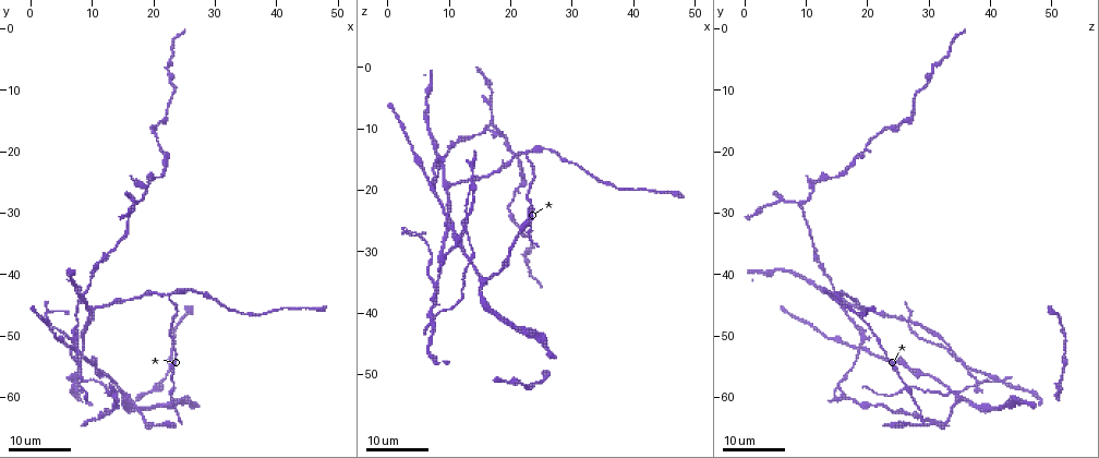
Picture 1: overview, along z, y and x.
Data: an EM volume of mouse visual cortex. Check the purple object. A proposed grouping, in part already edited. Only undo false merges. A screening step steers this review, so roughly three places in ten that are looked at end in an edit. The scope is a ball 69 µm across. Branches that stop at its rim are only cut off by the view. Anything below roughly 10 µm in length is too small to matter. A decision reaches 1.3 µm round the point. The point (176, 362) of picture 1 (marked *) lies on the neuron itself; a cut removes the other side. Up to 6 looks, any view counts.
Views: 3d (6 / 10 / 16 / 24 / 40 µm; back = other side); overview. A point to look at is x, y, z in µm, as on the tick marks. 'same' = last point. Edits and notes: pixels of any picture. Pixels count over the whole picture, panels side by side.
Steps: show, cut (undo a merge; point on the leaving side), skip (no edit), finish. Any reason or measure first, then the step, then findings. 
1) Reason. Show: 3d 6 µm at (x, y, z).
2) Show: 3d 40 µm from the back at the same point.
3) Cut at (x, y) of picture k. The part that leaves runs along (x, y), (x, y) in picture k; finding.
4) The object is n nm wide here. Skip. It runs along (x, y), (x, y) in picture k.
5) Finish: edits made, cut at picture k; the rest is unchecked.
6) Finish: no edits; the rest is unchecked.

Four arms meet. Show: 3d 24 µm at (7.5, 57.5, 40.5).

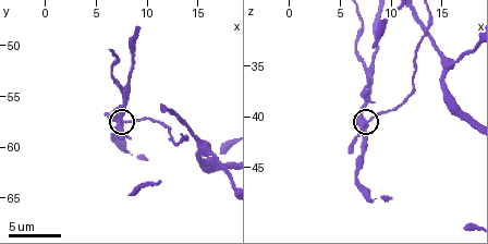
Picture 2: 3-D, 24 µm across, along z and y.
Zoom in. Show: 3d 6 µm at (7.6, 57.4, 40.4).

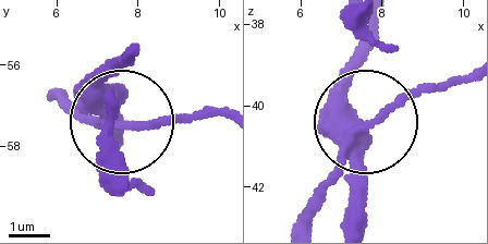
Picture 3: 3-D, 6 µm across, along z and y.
4 arms meet here. Cut at (65, 111) of picture 3. A second neuron is stuck on.

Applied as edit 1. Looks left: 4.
Side arm on a straight run. Show: 3d 16 µm at (7.6, 54.6, 35.6).

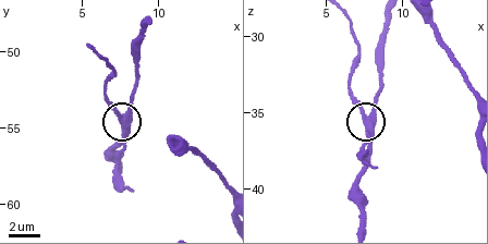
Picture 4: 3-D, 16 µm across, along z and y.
3 arms meet here. Cut at (118, 111) of picture 4. The part that leaves runs along (123, 125), (107, 95), (107, 85), (114, 72), (87, 48) in picture 4; two neurons meet here.

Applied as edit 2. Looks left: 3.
Two arms in line, one across. Show: 3d 16 µm at (22.0, 43.5, 14.0).

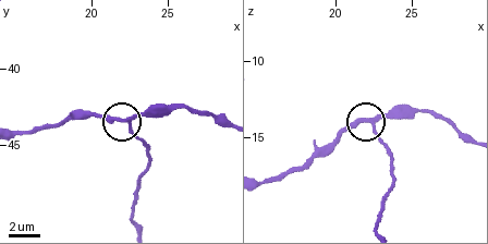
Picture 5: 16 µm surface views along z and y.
Show: 3d 10 µm at (22.0, 43.4, 14.0).

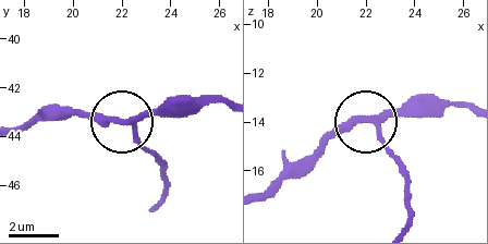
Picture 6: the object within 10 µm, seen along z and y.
Skip. It runs along (154, 209), (166, 184), (166, 165), (126, 121), (195, 116) in picture 6; one neuron here.

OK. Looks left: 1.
Finish: edits made, cut at picture 3, cut at picture 4; the rest is unchecked.

